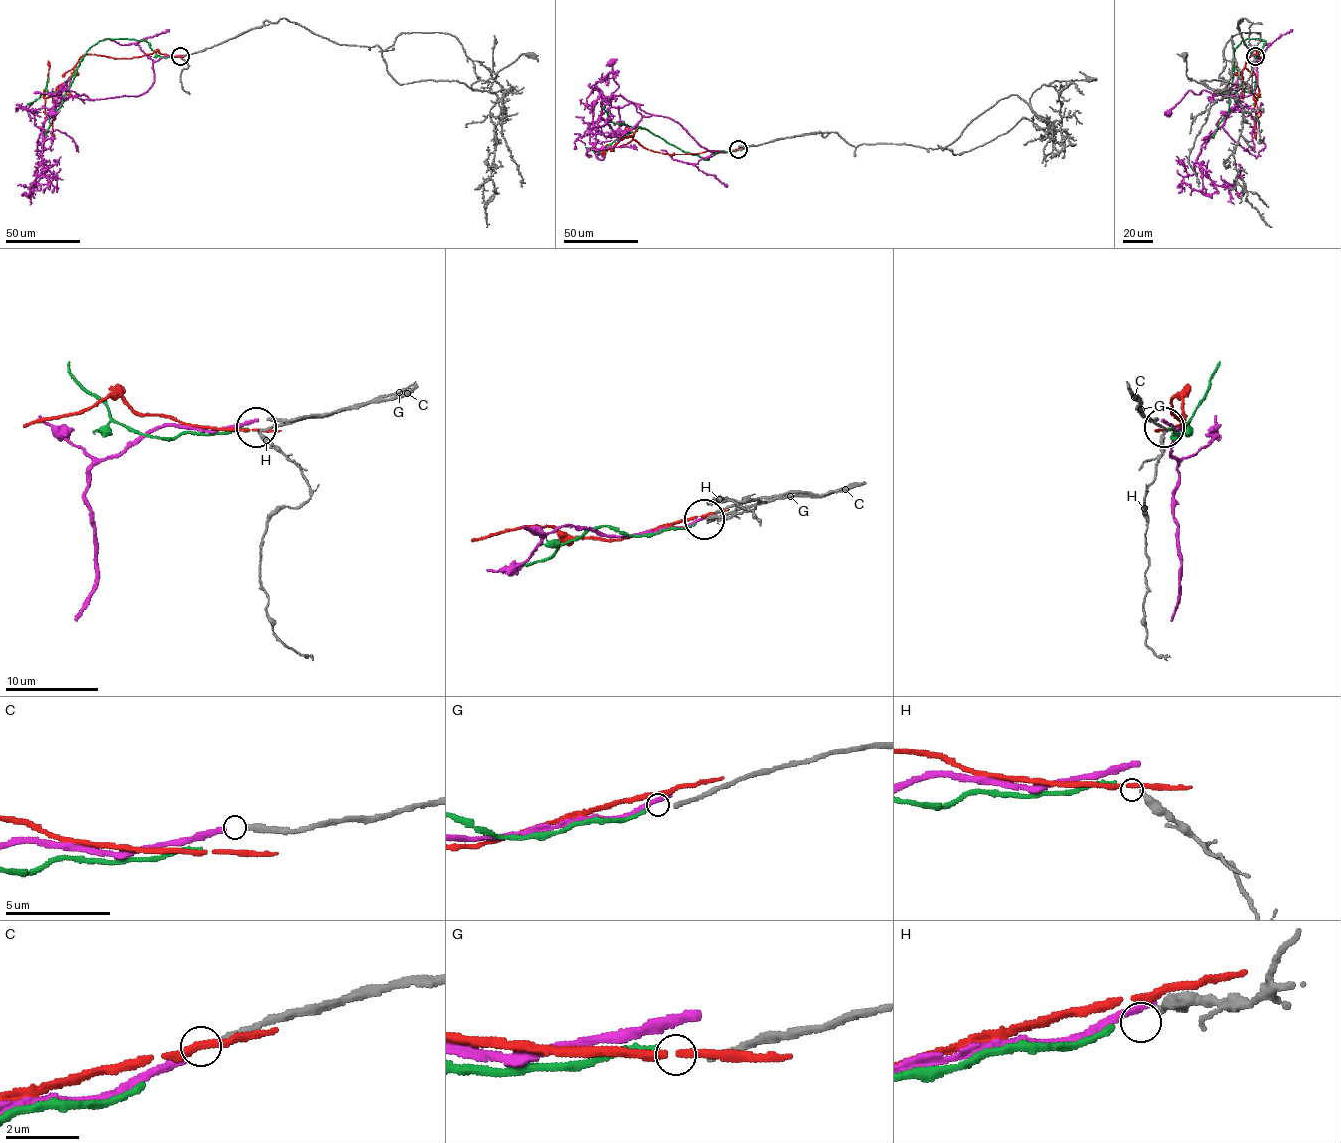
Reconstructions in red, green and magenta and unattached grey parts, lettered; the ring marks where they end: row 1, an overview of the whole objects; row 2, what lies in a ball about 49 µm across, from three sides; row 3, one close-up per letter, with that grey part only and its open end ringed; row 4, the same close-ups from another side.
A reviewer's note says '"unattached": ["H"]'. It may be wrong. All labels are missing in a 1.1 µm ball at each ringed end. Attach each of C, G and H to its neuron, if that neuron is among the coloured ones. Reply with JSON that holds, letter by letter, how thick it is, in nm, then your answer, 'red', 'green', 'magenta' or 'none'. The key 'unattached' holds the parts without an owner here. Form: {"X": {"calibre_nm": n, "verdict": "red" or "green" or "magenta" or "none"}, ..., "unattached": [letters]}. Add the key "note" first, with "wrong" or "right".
{"note": "right", "C": {"calibre_nm": 280, "verdict": "magenta"}, "G": {"calibre_nm": 200, "verdict": "green"}, "H": {"calibre_nm": 280, "verdict": "none"}, "unattached": ["H"]}

